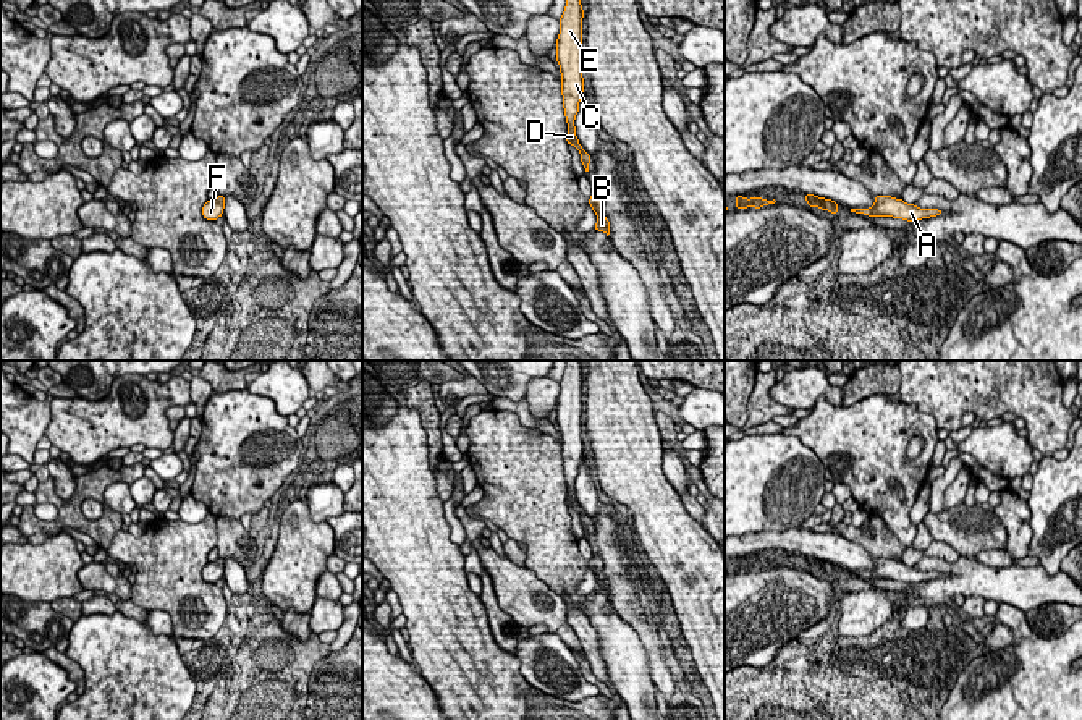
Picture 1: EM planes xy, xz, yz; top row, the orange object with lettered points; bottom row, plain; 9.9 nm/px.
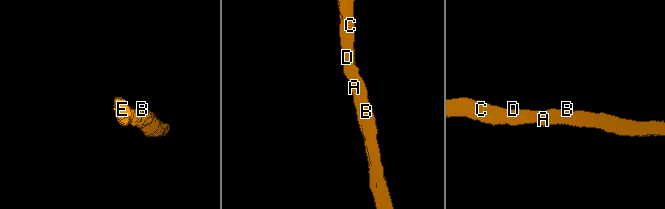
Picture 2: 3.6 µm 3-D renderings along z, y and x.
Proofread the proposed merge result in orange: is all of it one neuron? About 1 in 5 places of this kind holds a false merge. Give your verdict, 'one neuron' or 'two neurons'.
one neuron

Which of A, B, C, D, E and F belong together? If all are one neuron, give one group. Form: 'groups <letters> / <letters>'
groups A B C D E F

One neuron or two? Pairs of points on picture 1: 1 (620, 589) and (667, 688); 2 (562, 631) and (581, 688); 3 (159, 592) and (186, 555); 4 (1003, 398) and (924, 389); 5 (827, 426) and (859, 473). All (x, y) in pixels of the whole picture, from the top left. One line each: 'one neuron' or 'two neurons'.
1: one neuron
2: two neurons
3: one neuron
4: one neuron
5: one neuron

